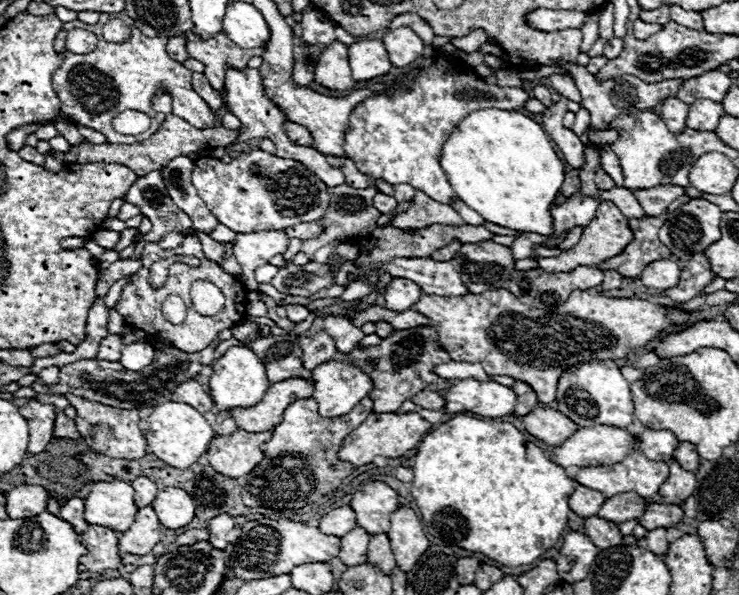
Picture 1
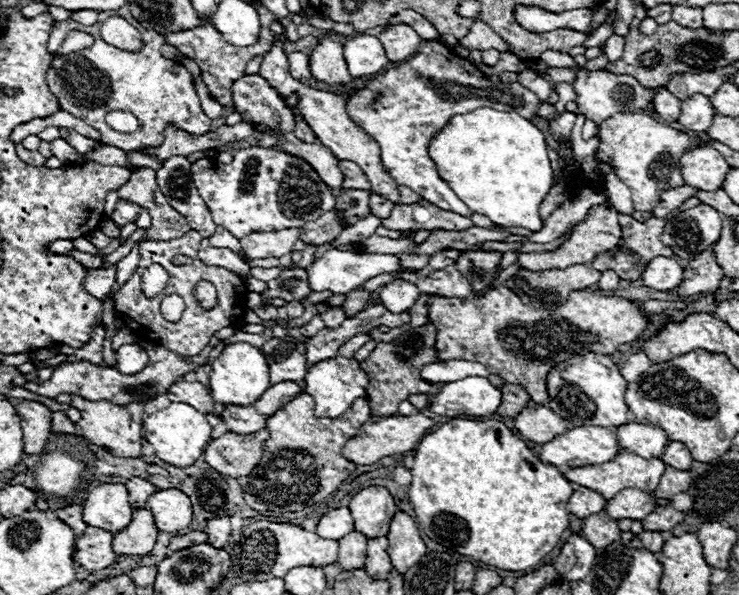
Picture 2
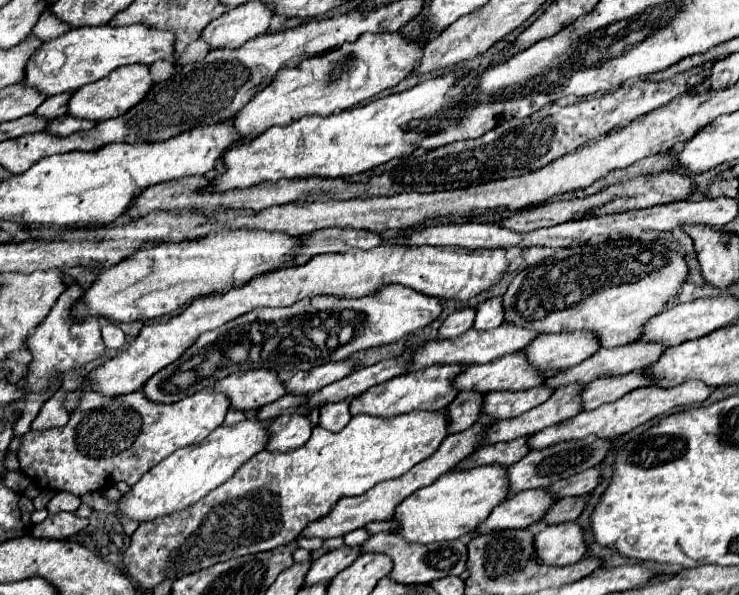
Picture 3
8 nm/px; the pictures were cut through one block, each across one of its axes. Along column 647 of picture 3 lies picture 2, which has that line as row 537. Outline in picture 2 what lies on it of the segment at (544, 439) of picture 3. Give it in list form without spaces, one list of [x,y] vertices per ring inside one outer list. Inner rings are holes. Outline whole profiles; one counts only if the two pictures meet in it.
[[[402,510],[394,514],[386,538],[392,566],[400,574],[406,574],[428,550],[420,536],[416,520]]]

